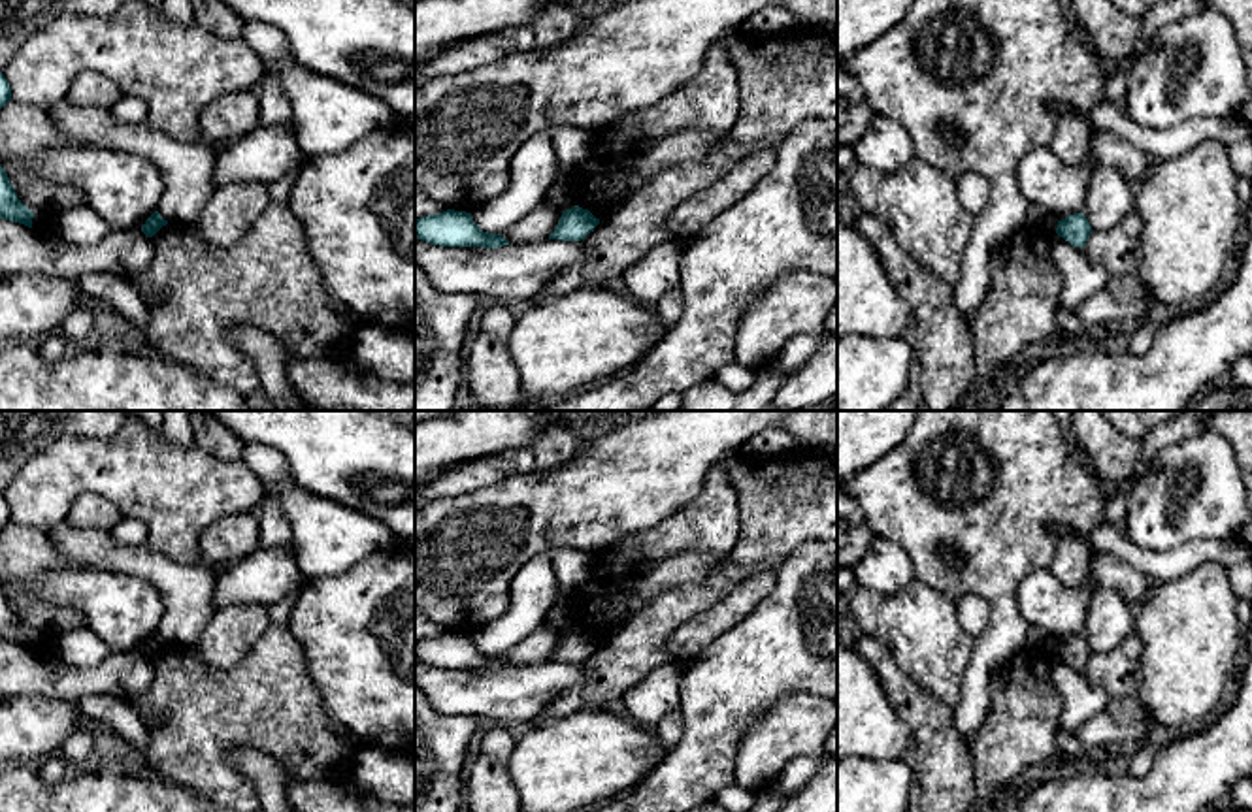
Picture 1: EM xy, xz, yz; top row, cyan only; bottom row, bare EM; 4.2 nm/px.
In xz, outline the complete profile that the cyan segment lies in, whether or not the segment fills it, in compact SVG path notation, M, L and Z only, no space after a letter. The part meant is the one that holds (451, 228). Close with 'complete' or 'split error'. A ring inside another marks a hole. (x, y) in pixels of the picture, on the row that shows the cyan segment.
M447 209L443 213L415 219L415 235L439 247L485 247L509 245L500 234L483 232L471 213Z; complete

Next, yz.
M1075 213L1058 220L1056 234L1069 241L1073 247L1082 249L1092 234L1092 226L1084 213Z; complete

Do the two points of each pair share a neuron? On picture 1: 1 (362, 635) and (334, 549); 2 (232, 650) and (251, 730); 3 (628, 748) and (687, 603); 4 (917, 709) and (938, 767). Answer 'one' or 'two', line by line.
1: two
2: two
3: two
4: one

